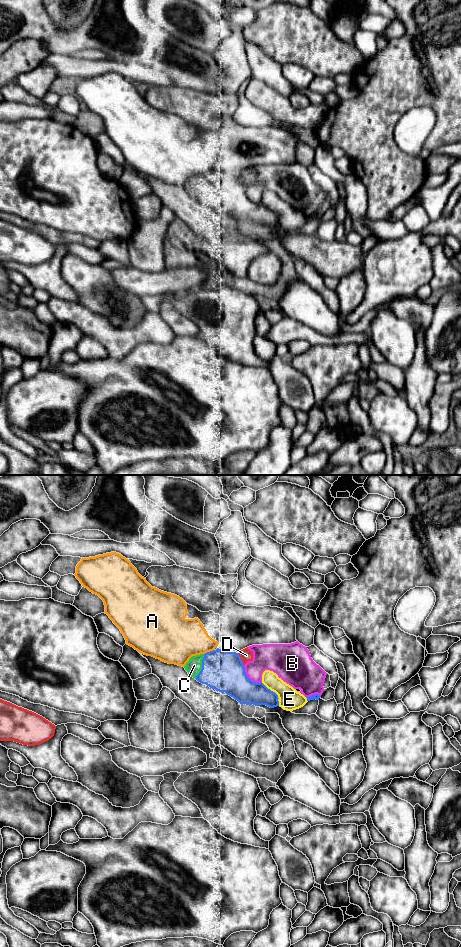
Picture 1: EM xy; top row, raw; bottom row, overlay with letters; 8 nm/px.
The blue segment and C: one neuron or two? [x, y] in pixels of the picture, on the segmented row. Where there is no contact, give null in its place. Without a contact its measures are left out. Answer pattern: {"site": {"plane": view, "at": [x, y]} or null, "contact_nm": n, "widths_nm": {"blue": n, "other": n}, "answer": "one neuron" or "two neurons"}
{"site": {"plane": "xy", "at": [202, 666]}, "contact_nm": 220, "widths_nm": {"blue": 320, "other": 120}, "answer": "one neuron"}

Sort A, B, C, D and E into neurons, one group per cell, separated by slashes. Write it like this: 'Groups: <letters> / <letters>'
Groups: A / B / C / D / E

